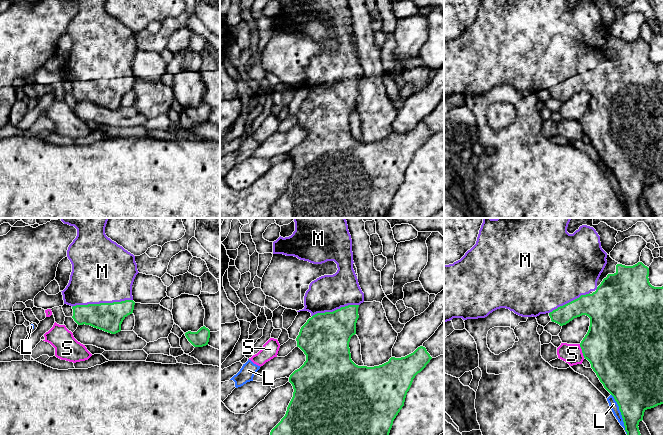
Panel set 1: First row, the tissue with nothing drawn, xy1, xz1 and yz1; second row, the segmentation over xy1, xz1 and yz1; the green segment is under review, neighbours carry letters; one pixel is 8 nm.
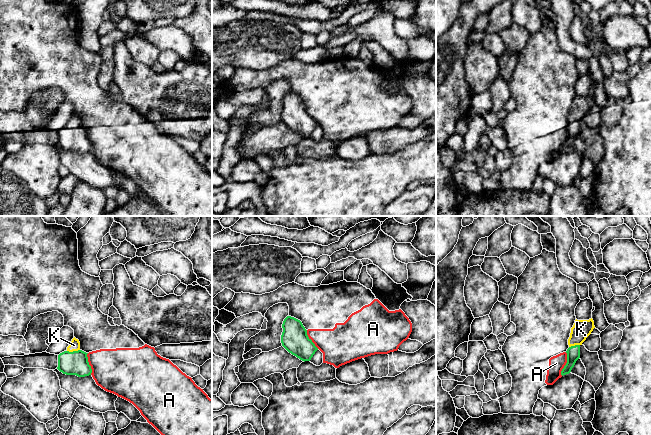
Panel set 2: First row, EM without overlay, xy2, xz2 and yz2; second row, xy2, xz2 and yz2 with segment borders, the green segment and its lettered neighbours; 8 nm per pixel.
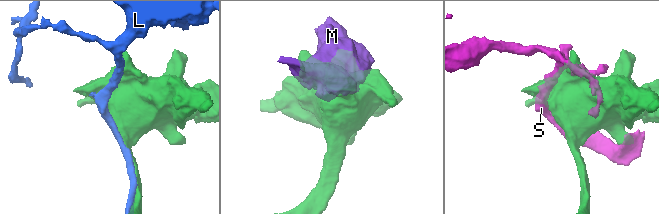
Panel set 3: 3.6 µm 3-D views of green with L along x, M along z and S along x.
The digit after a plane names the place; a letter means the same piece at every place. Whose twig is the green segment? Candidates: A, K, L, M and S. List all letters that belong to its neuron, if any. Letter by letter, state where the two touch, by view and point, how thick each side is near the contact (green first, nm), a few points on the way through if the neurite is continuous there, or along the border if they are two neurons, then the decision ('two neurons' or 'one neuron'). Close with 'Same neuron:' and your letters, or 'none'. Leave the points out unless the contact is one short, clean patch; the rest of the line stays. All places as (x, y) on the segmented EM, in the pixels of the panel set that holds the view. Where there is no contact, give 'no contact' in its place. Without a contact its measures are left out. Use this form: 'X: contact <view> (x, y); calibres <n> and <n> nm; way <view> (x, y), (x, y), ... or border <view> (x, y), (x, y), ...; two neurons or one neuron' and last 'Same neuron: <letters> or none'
A: contact yz2 (566, 364); calibres 110 and 130 nm; border yz2 (566, 352), (566, 364), (561, 371), (561, 375); two neurons
K: contact xy2 (73, 351); calibres 190 and 90 nm; way xy2 (76, 363), (73, 360), (73, 351), (74, 345); one neuron
L: contact yz1 (621, 414); calibres 400 and 70 nm; two neurons
M: contact xy1 (102, 303); calibres 220 and 500 nm; one neuron
S: contact yz1 (582, 351); calibres 460 and 160 nm; two neurons
Same neuron: K, M

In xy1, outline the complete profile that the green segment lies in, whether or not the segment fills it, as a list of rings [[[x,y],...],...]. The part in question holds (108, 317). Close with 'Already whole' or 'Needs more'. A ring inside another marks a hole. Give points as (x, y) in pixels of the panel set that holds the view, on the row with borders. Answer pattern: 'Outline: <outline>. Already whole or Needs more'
Outline: [[[61,218],[61,221],[77,229],[77,236],[67,250],[72,272],[68,285],[61,291],[64,304],[72,307],[72,318],[78,325],[90,325],[111,334],[120,332],[123,320],[133,313],[135,305],[132,285],[139,273],[135,256],[106,236],[108,218]]]. Needs more

